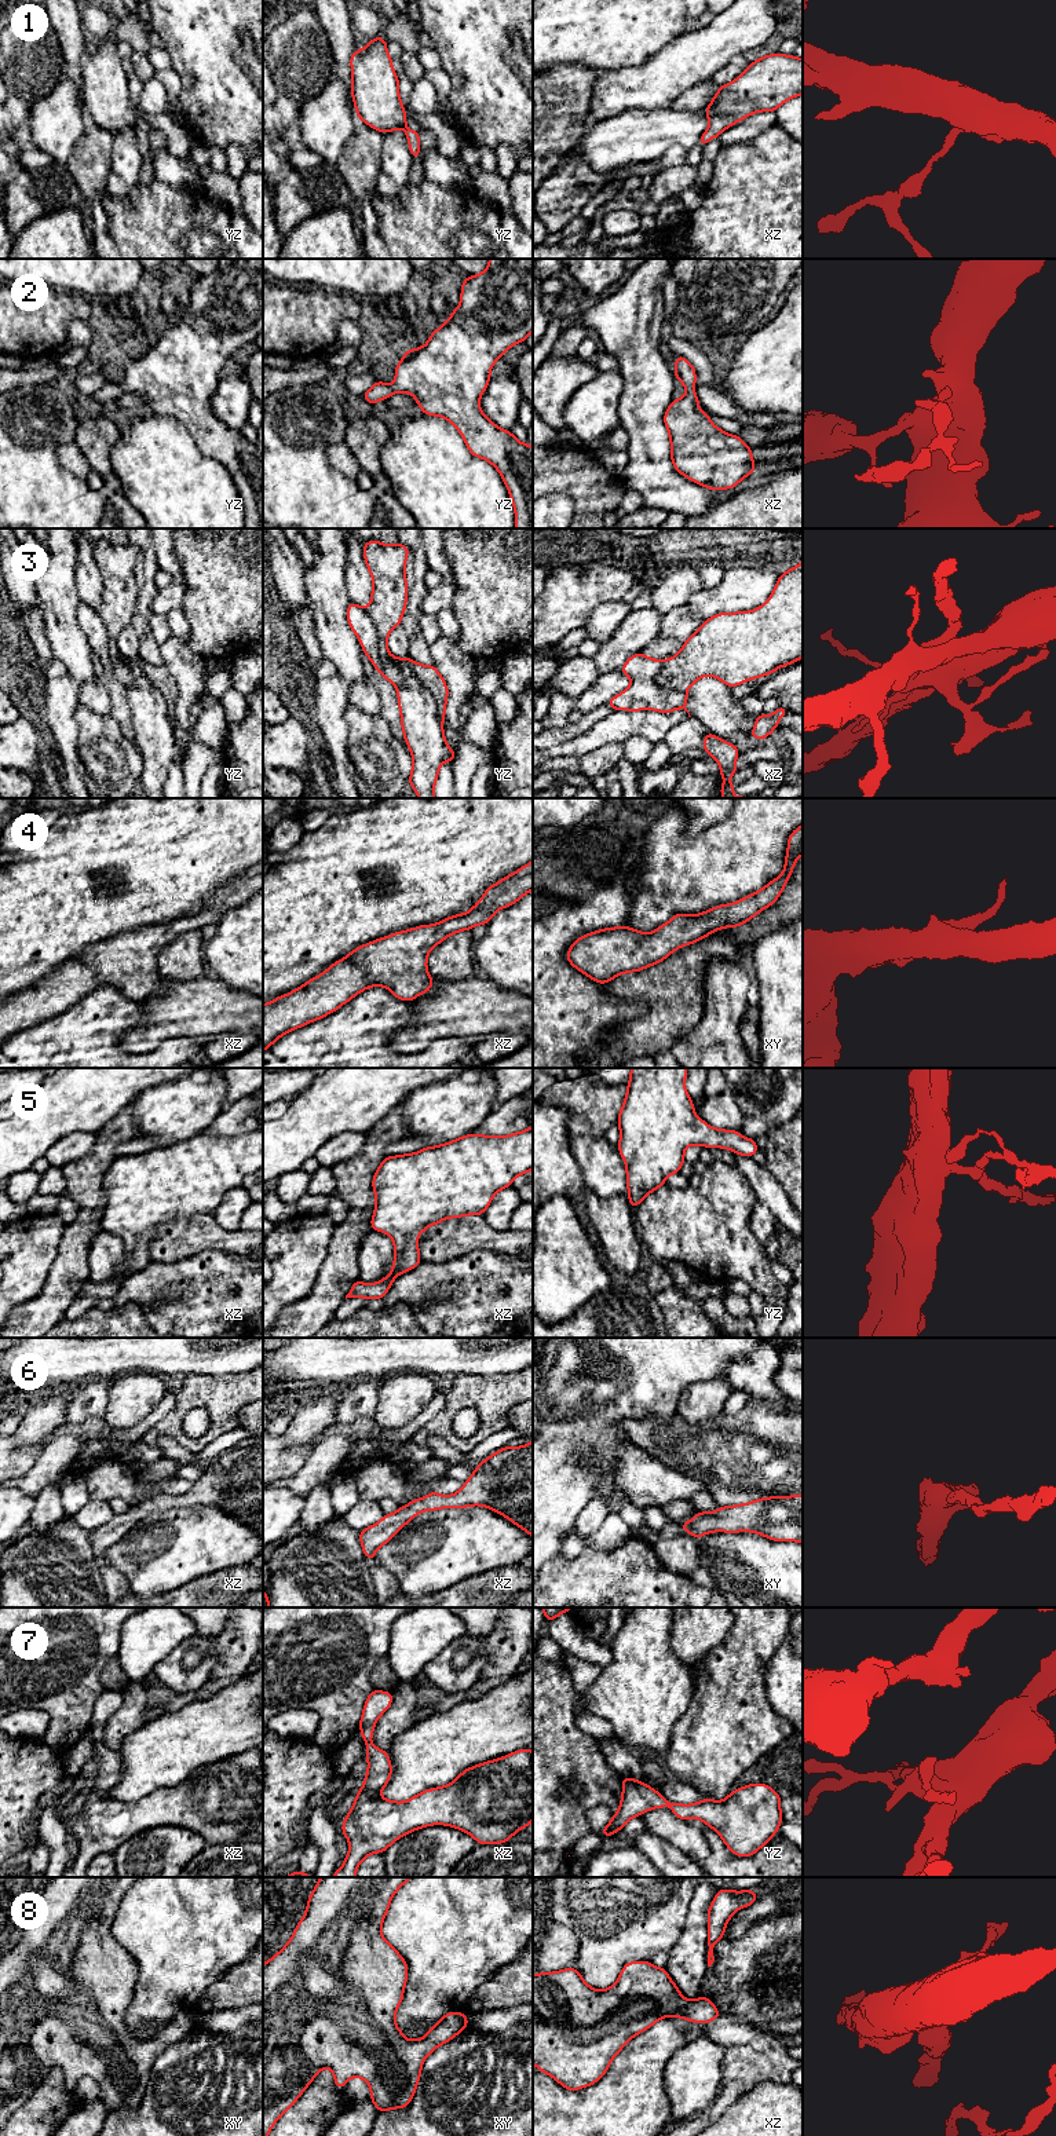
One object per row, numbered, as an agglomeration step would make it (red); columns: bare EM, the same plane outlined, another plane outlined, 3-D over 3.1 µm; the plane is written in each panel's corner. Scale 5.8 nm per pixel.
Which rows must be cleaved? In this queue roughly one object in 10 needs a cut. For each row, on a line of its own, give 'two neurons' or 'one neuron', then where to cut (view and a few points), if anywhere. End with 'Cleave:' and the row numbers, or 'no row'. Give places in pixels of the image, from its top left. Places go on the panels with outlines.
1: one neuron | no cut
2: one neuron | no cut
3: two neurons | yz (365, 610), (377, 635), (379, 657), (401, 670), (398, 686)
4: one neuron | no cut
5: one neuron | no cut
6: one neuron | no cut
7: one neuron | no cut
8: one neuron | no cut
Cleave: 3

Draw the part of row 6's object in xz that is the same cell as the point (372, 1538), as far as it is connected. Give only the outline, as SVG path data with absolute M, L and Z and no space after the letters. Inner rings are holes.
M533 1440L525 1446L505 1446L486 1457L458 1492L443 1496L434 1489L421 1499L412 1499L408 1506L399 1507L394 1514L384 1514L377 1524L359 1530L362 1551L368 1559L373 1561L376 1551L421 1511L469 1506L483 1506L497 1511L533 1537Z

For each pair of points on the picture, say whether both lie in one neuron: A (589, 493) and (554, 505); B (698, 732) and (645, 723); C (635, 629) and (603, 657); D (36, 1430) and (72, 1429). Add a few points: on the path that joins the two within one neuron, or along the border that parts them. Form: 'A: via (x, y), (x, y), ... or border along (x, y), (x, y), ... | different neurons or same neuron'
A: border along (547, 493), (566, 493), (573, 501), (574, 514) | different neurons
B: border along (689, 717), (675, 724), (661, 741) | different neurons
C: via (627, 637), (611, 653) | same neuron
D: border along (64, 1421), (41, 1438), (22, 1443) | different neurons

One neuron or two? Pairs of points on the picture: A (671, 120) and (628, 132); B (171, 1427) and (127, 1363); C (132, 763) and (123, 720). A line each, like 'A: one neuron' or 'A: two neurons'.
A: one neuron
B: two neurons
C: two neurons

